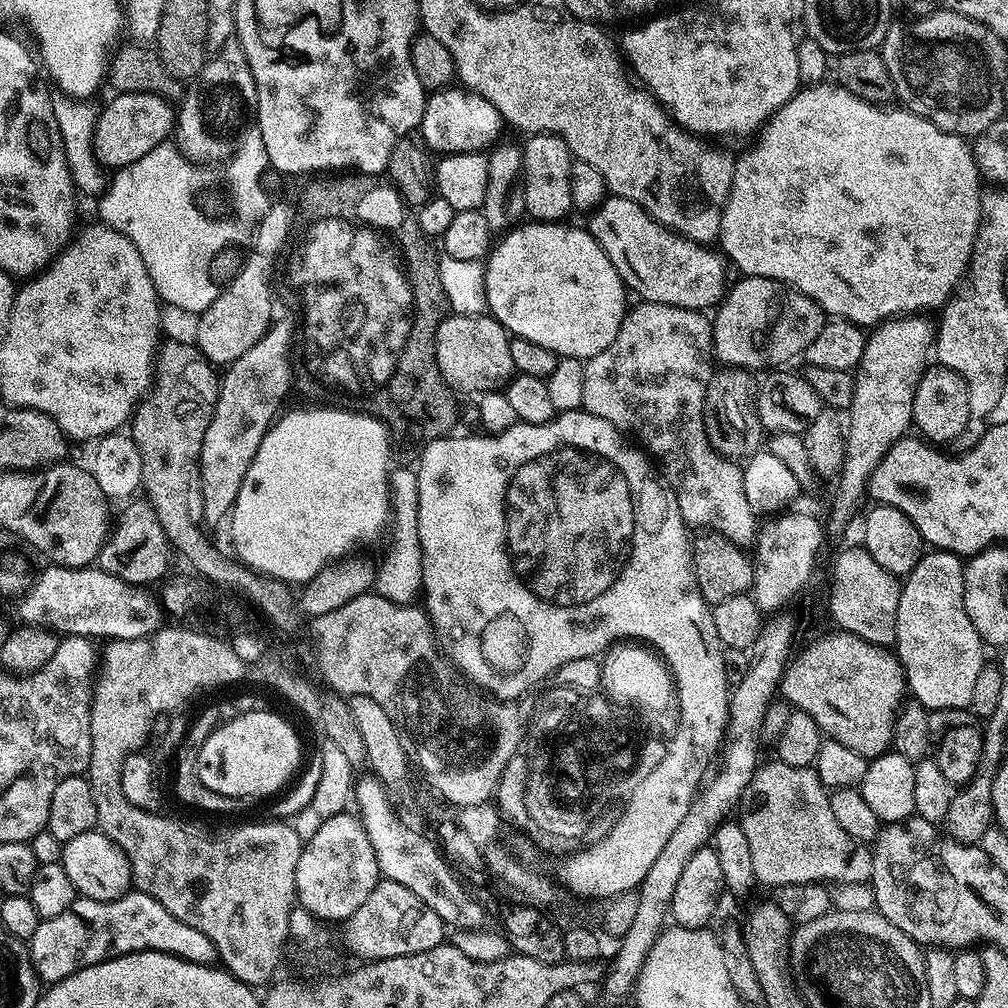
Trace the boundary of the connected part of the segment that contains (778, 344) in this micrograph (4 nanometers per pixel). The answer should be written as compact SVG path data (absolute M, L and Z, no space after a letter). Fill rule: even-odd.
M744 276L733 288L731 285L715 312L712 326L715 359L721 365L748 369L753 374L759 373L759 368L780 370L791 365L788 364L791 360L799 361L826 323L826 313L810 298L761 276ZM752 344L757 352L752 352Z

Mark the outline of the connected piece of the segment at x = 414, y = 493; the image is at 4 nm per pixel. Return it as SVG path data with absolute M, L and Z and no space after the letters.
M410 466L410 468L396 468L393 467L389 471L389 491L392 494L392 531L394 530L394 540L392 546L394 550L390 551L382 564L377 567L376 582L374 585L375 593L379 596L386 598L388 601L392 601L395 604L410 604L415 603L421 592L423 591L424 583L422 582L422 554L421 554L421 540L418 538L418 486L417 486L417 474L416 468Z

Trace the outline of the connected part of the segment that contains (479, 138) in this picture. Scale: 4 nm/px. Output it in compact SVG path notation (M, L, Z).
M463 86L437 88L425 99L422 122L418 129L424 137L424 143L433 153L480 152L493 145L498 138L496 135L502 121L498 110L486 102L476 92L469 92Z

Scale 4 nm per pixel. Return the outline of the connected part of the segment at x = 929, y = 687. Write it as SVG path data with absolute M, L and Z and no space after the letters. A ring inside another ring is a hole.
M939 550L925 551L924 557L918 562L918 566L914 566L914 570L910 570L908 576L903 577L900 586L900 597L898 598L898 626L896 627L896 643L894 645L894 653L900 661L900 665L904 671L906 688L913 696L915 703L921 704L923 708L935 710L938 708L968 708L970 702L970 694L974 694L974 681L978 679L978 674L986 666L984 660L984 651L986 645L981 640L978 630L974 630L974 622L970 622L970 614L966 612L966 602L964 601L964 566L965 561L961 557L955 556L953 552L941 552Z

